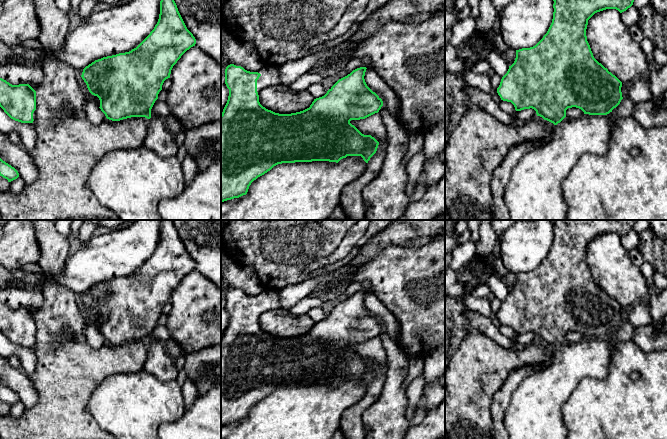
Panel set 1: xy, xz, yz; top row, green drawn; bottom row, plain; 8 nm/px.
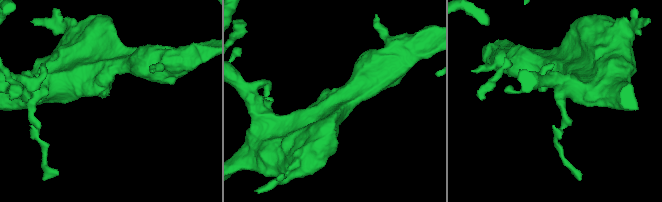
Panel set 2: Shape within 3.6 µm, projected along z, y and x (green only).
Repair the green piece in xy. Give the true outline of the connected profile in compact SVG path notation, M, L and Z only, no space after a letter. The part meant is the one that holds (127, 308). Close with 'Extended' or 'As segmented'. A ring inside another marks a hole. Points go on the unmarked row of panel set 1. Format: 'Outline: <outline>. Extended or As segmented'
Outline: M162 220L159 243L150 258L129 276L95 284L83 293L81 301L89 316L99 322L99 332L107 343L120 345L131 341L147 342L148 357L144 370L163 382L176 380L178 370L175 359L167 353L164 345L151 341L151 333L164 305L170 302L173 290L195 268L196 263L187 253L173 220Z. Extended

